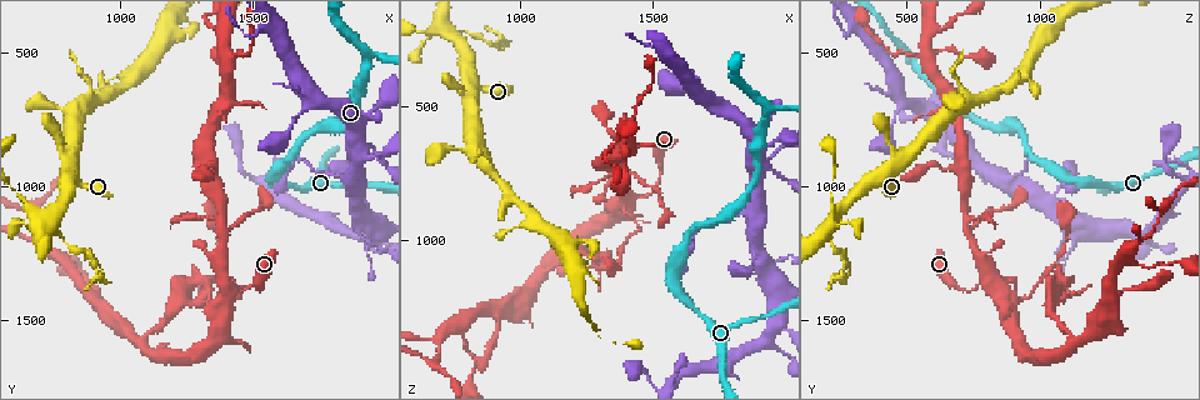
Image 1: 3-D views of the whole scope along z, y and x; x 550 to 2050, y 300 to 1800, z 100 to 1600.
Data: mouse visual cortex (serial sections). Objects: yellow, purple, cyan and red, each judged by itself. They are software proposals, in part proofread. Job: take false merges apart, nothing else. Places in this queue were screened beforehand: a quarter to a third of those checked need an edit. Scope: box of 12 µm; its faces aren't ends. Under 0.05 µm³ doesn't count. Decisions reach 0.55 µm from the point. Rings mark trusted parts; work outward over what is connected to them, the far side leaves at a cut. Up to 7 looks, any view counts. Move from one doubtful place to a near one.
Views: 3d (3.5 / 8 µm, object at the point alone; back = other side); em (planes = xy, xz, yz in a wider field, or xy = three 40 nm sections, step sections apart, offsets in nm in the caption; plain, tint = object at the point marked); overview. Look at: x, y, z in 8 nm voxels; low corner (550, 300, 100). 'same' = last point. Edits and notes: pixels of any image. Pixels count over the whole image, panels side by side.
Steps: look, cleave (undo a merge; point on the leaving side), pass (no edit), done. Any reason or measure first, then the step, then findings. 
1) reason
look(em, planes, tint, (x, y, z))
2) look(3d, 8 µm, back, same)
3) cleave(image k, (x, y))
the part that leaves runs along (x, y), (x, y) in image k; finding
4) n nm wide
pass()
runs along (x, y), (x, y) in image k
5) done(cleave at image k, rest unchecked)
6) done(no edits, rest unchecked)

side arm on a straight run
look(3d, 3.5 µm, (1850, 960, 890))

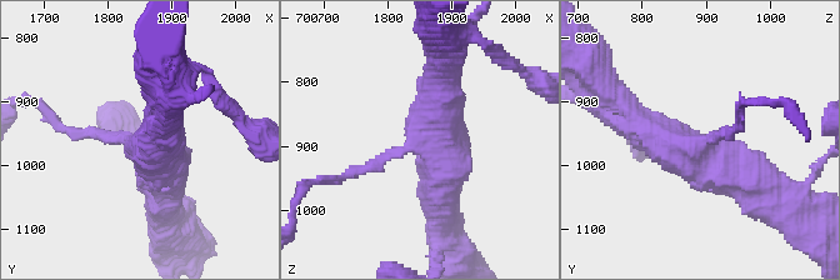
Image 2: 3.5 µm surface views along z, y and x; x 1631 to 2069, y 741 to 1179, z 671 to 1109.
3 arms; arms of 150, 450, 450 nm
look(em, xy, step 1, tint, (1850, 965, 885))

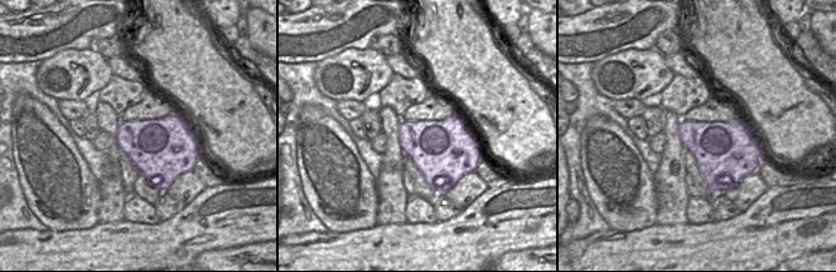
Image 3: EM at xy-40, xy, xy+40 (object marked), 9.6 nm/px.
cleave(image 2, (81, 134))
the part that leaves runs along (120, 138), (70, 134), (35, 103) in image 2; a second cell is stuck on

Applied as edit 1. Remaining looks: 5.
four arms meet
look(3d, 3.5 µm, (1390, 1450, 860))

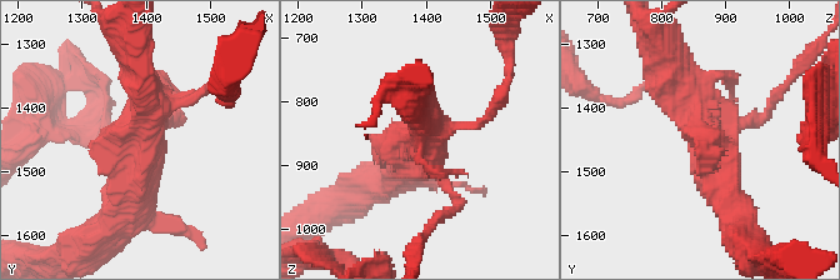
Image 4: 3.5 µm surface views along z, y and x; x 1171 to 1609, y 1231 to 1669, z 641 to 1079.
look(em, xy, step 3, tint, (1395, 1440, 865))

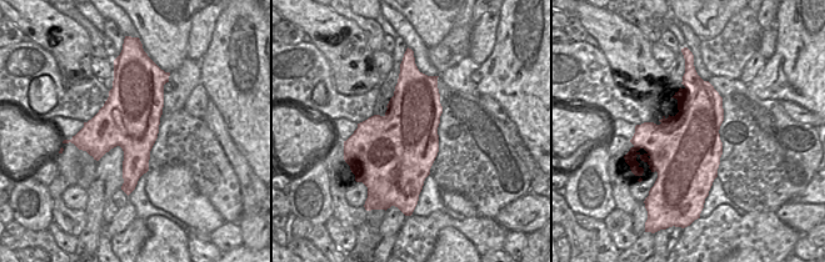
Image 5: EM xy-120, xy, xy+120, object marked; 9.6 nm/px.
another direction
look(em, xy, step 5, tint, same)

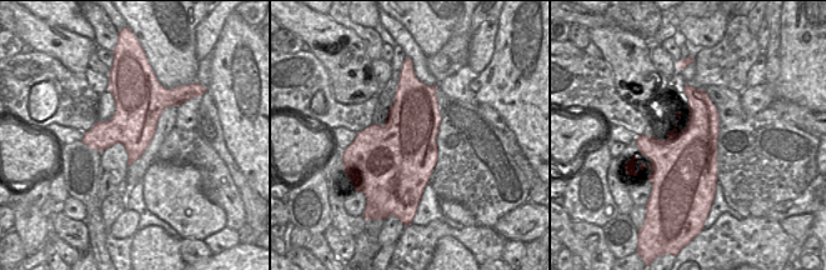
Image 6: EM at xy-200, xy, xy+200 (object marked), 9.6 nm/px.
pass()
runs along (203, 89), (145, 116), (119, 204) in image 4; continuous, no second cell

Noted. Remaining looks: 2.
look(3d, 3.5 µm, (1390, 1190, 730))

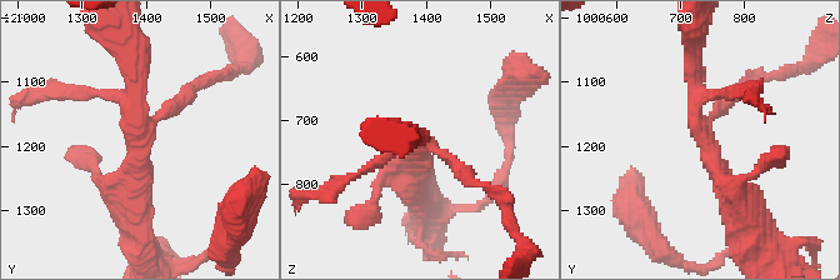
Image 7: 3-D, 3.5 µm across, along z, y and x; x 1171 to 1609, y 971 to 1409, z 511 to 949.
now the EM
look(em, xy, step 1, tint, (1385, 1185, 735))

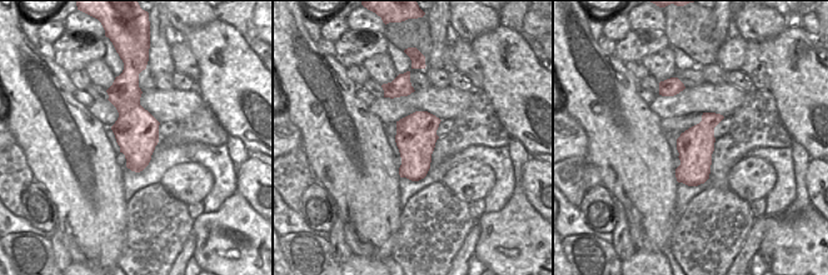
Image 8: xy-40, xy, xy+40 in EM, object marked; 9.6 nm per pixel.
pass()
runs along (743, 209), (698, 129), (695, 51) in image 7; continuous, no second cell

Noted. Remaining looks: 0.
done(cleave at image 2, rest unchecked)

